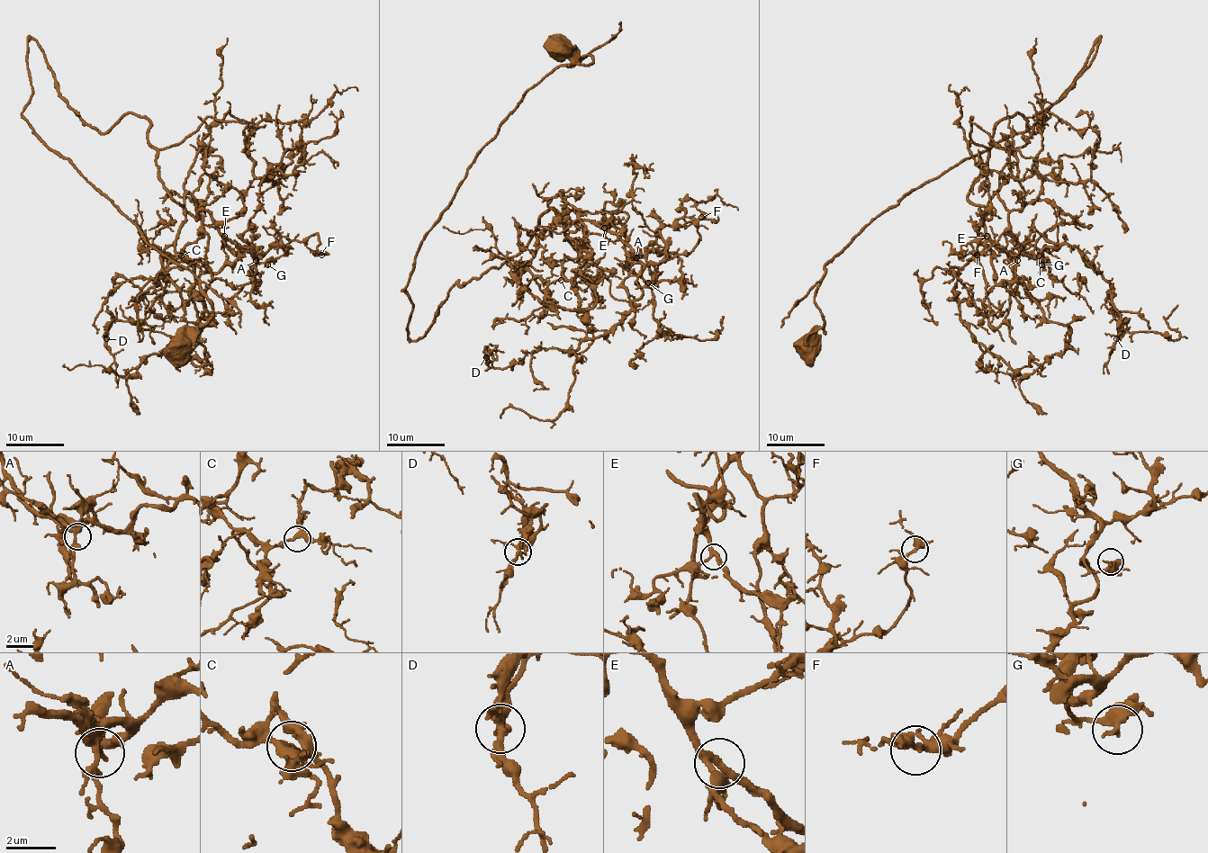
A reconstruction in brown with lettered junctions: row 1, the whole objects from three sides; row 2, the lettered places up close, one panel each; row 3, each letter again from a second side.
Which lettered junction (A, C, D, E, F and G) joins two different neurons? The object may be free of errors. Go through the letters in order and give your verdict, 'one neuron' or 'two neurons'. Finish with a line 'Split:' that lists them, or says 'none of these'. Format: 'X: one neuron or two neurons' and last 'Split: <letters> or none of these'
A: one neuron
C: one neuron
D: two neurons
E: one neuron
F: one neuron
G: one neuron
Split: D

